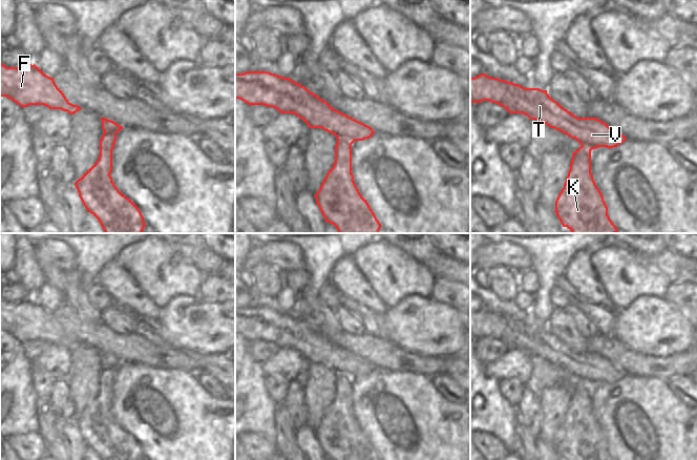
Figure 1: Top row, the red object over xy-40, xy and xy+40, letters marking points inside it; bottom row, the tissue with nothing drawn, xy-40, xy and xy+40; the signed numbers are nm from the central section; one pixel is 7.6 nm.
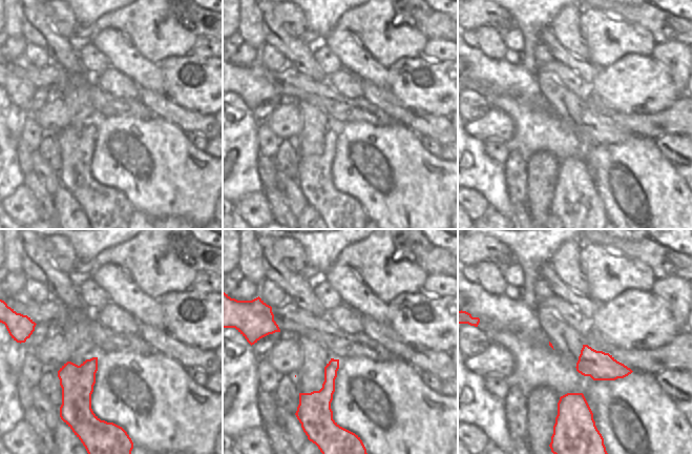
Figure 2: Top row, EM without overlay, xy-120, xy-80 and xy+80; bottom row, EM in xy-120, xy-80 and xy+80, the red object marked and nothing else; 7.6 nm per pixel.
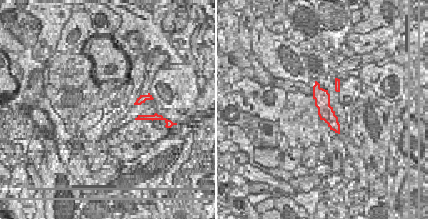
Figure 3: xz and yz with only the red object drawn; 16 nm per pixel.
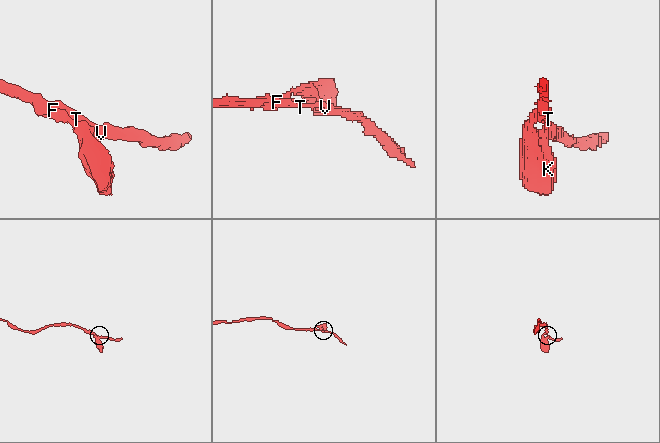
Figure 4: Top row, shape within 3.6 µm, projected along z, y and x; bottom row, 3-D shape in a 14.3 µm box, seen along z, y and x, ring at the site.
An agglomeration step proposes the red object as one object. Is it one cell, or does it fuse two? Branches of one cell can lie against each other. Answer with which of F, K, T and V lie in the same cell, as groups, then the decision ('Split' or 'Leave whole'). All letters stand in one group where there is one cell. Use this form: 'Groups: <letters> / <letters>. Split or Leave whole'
Groups: F K T V. Leave whole.

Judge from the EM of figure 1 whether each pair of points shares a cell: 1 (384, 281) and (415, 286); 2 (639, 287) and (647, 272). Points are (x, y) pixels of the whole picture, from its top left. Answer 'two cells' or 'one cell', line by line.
1: one cell
2: one cell

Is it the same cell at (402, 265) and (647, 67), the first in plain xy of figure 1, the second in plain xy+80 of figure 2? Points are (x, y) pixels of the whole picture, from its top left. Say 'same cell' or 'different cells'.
different cells

